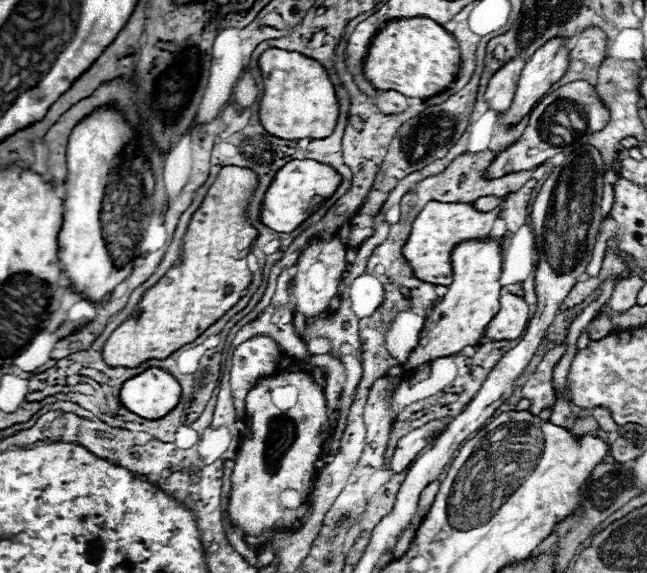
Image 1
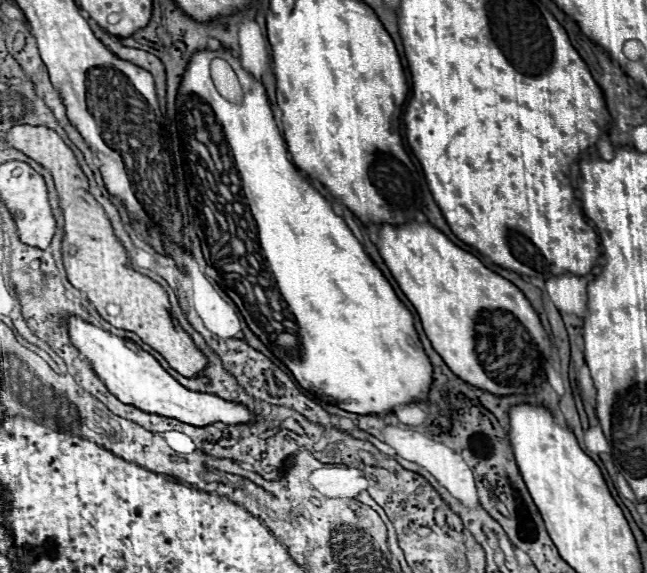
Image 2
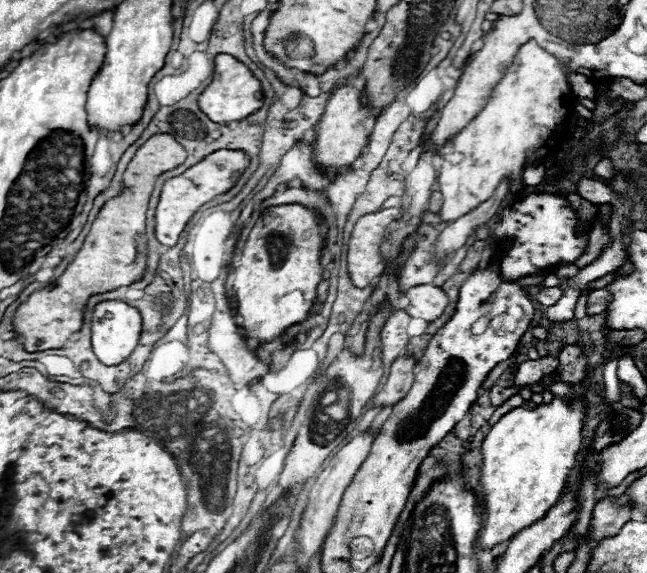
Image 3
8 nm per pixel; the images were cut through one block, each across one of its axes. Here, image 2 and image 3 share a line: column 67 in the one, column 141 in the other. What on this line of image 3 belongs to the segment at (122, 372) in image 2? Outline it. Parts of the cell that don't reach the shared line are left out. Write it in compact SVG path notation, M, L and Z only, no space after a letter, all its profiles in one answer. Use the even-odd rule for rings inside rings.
M122 300L98 302L92 312L92 336L90 336L92 352L106 366L120 364L136 348L138 338L140 338L140 330L142 330L142 316L134 306L128 306Z

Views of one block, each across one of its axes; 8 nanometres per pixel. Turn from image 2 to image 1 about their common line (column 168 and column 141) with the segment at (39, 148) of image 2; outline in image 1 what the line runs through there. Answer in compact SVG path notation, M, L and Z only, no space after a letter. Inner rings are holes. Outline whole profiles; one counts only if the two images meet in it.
M224 166L208 190L202 208L194 214L188 232L184 236L184 258L182 264L176 268L170 268L166 276L150 288L142 302L140 302L140 316L126 320L120 328L112 332L108 338L102 356L108 366L124 366L124 368L138 368L140 364L158 358L164 360L184 344L194 342L202 332L206 332L218 318L222 318L232 306L238 304L238 300L244 296L244 290L250 286L252 272L246 266L246 254L250 254L252 244L258 236L258 230L250 224L246 208L250 204L250 198L258 186L258 174L250 168L238 168L238 166Z

